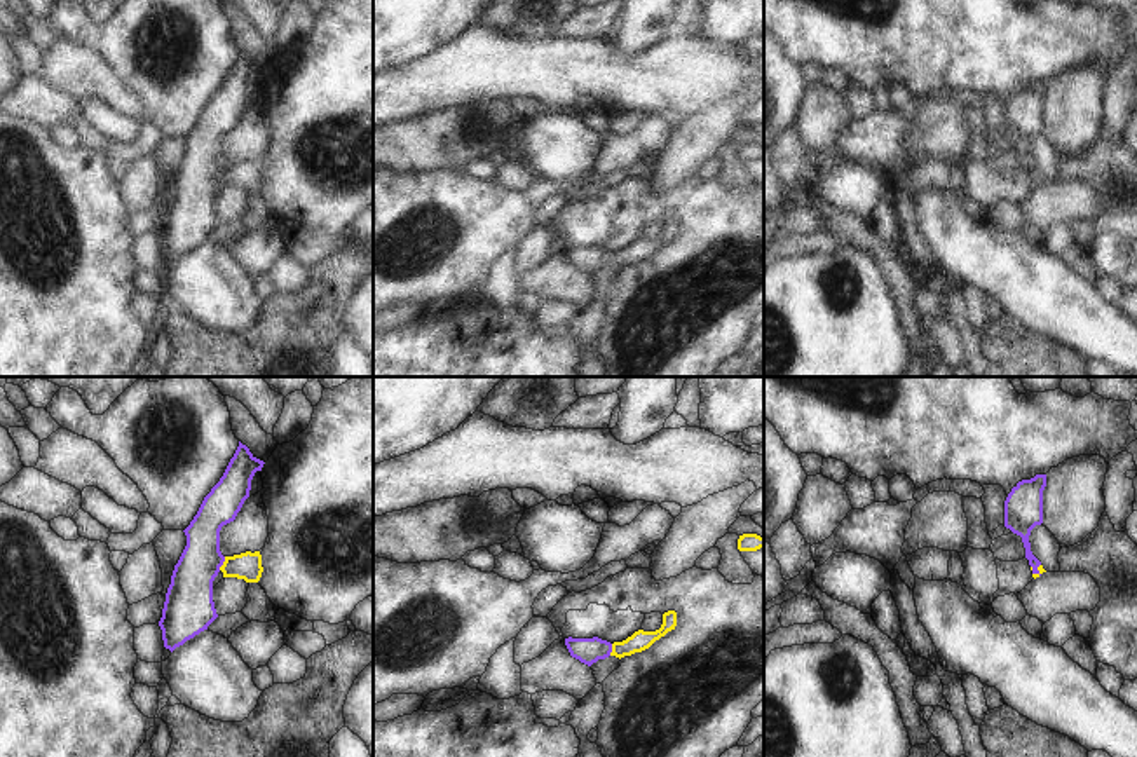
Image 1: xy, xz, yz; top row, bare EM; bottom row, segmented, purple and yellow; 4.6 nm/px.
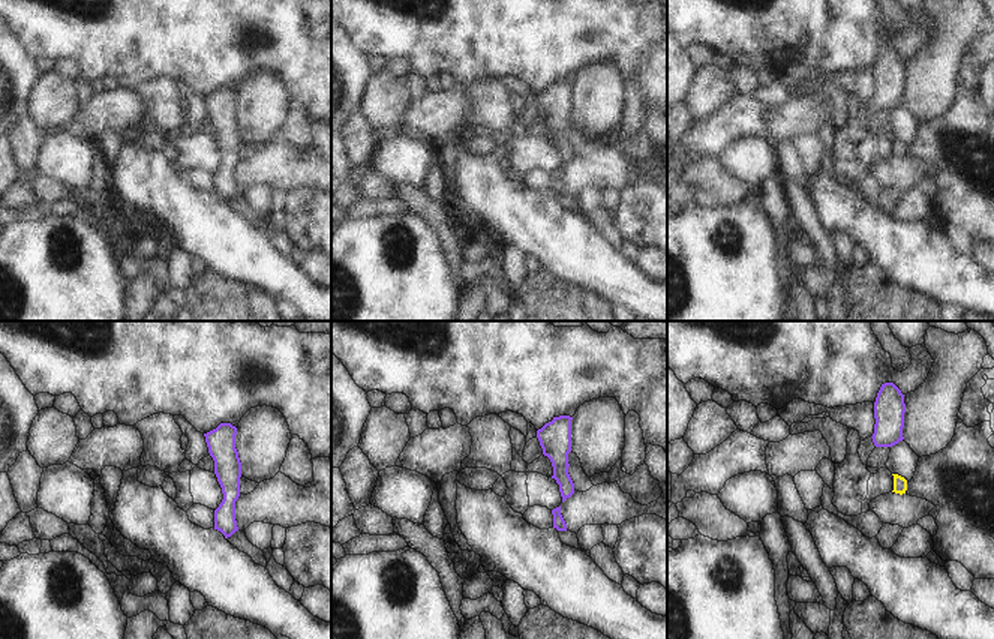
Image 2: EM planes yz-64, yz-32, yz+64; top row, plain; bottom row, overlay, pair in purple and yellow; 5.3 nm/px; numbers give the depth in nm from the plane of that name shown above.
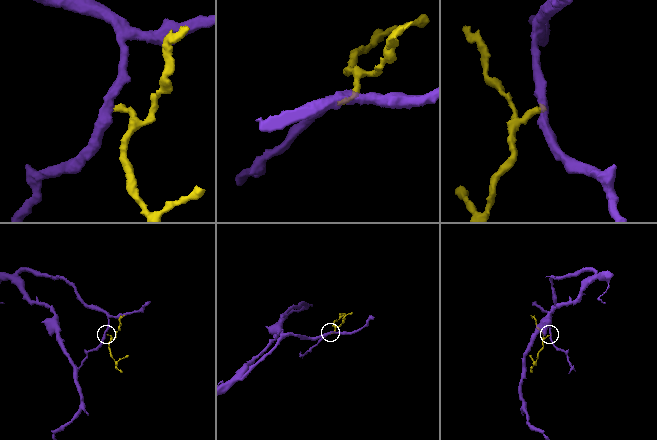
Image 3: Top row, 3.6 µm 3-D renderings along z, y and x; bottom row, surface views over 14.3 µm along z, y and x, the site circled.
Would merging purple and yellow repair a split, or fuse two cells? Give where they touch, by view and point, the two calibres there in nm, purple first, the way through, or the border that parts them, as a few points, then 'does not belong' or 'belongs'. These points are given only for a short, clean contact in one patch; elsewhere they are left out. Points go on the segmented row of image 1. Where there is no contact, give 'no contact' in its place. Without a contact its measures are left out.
meets purple in xy at (222, 564); 220 nm thick on the purple side, 130 nm on the other; runs through xy (189, 606), (190, 590), (222, 564), (246, 566); belongs

